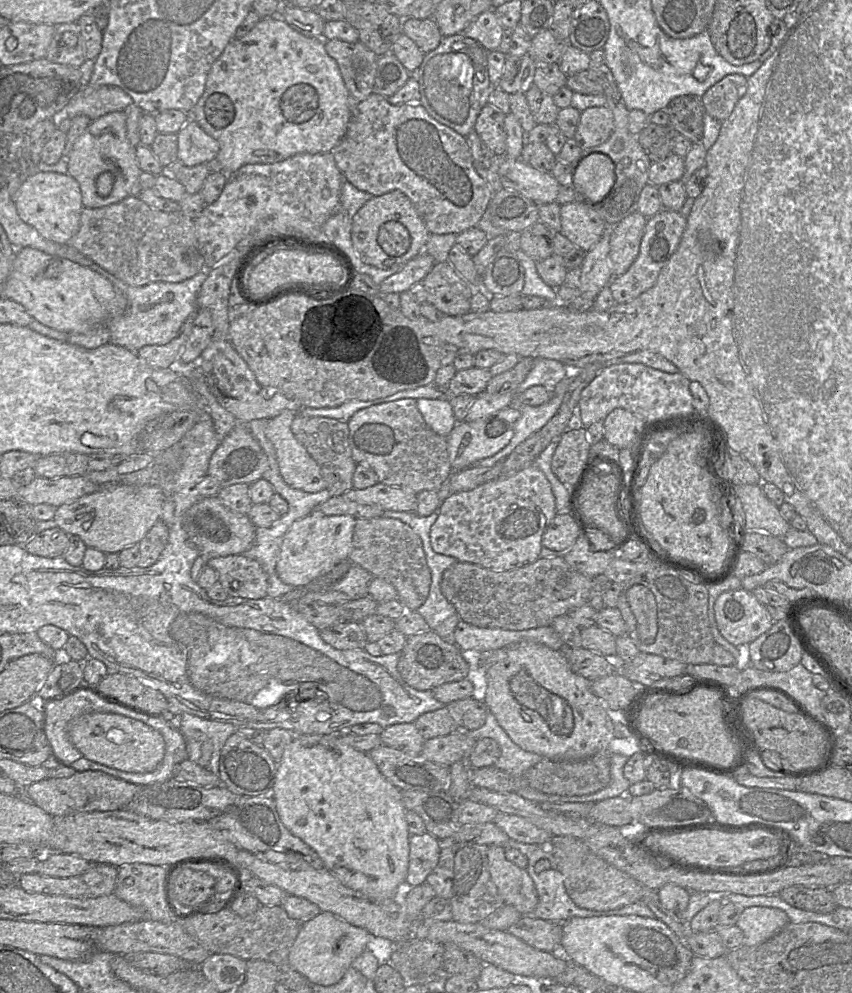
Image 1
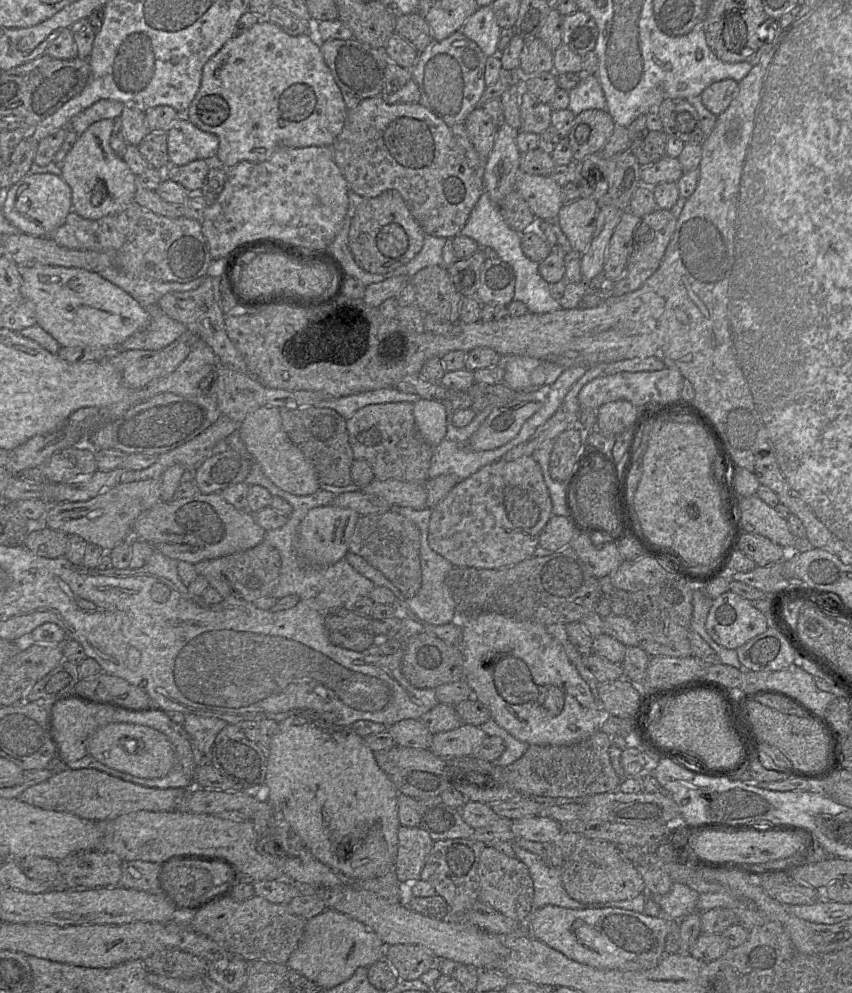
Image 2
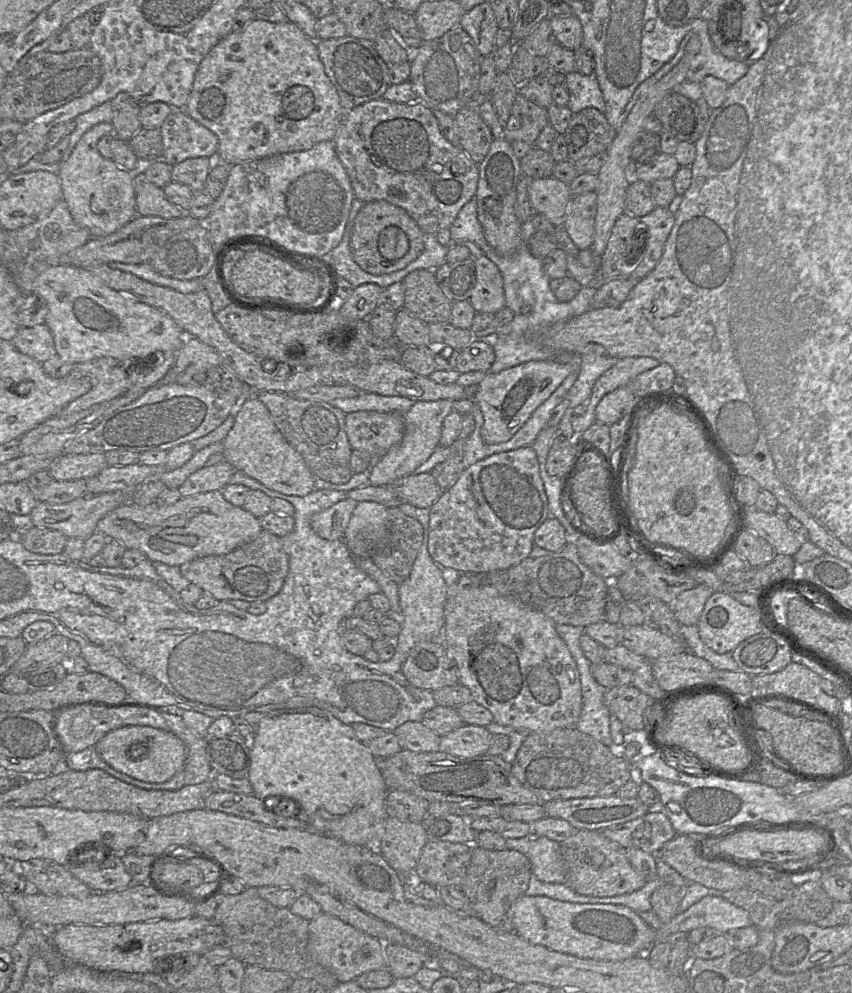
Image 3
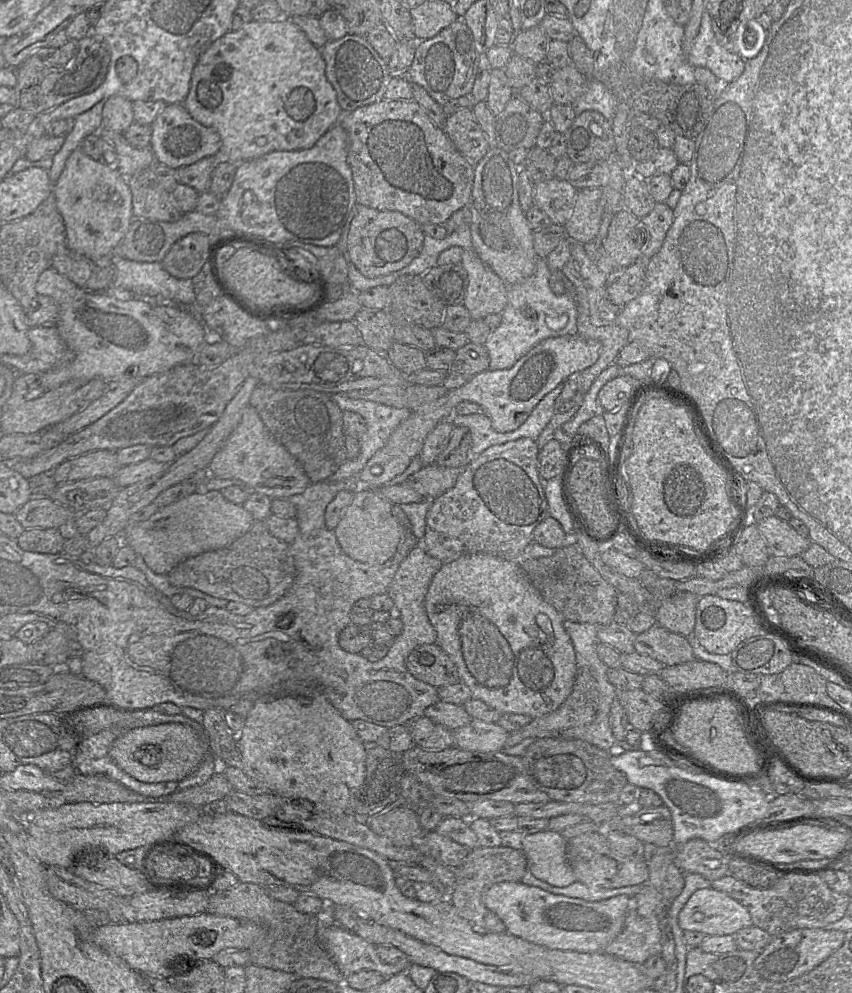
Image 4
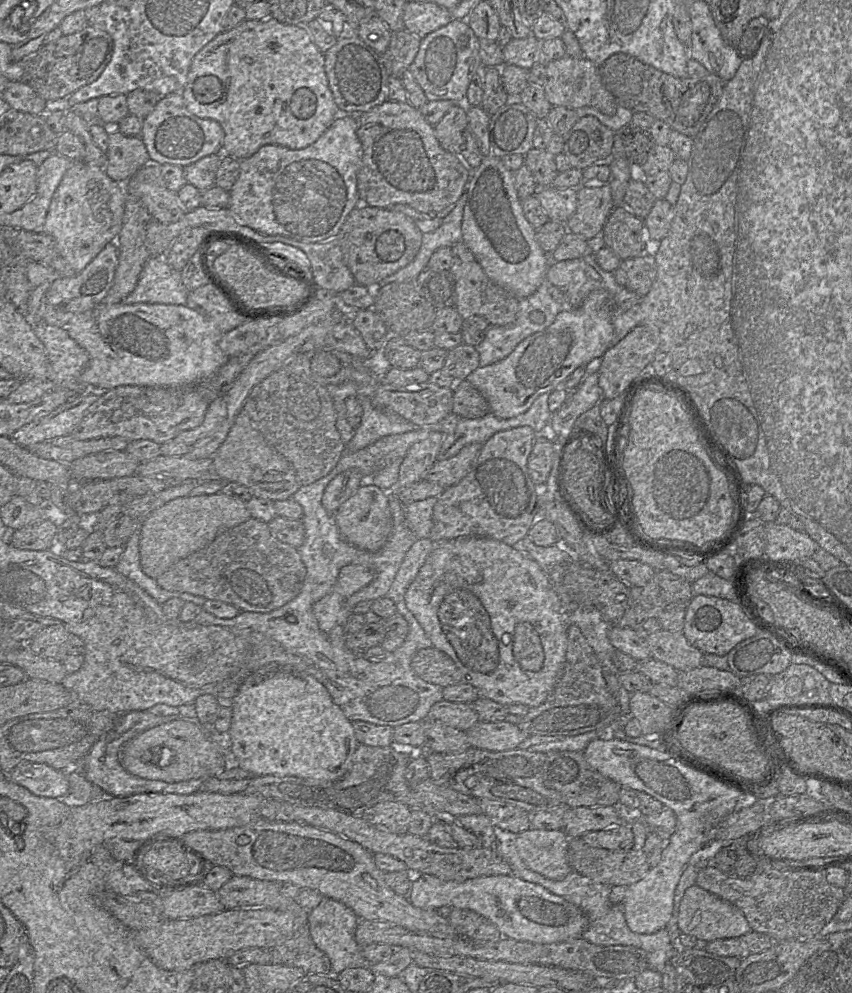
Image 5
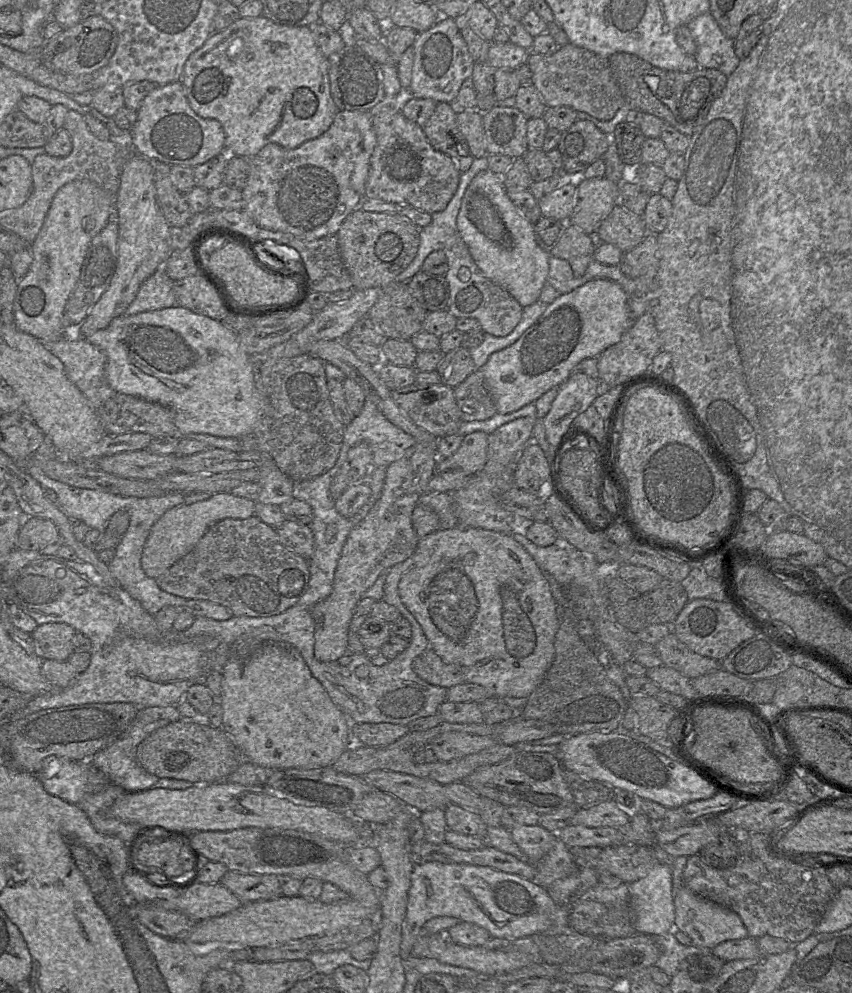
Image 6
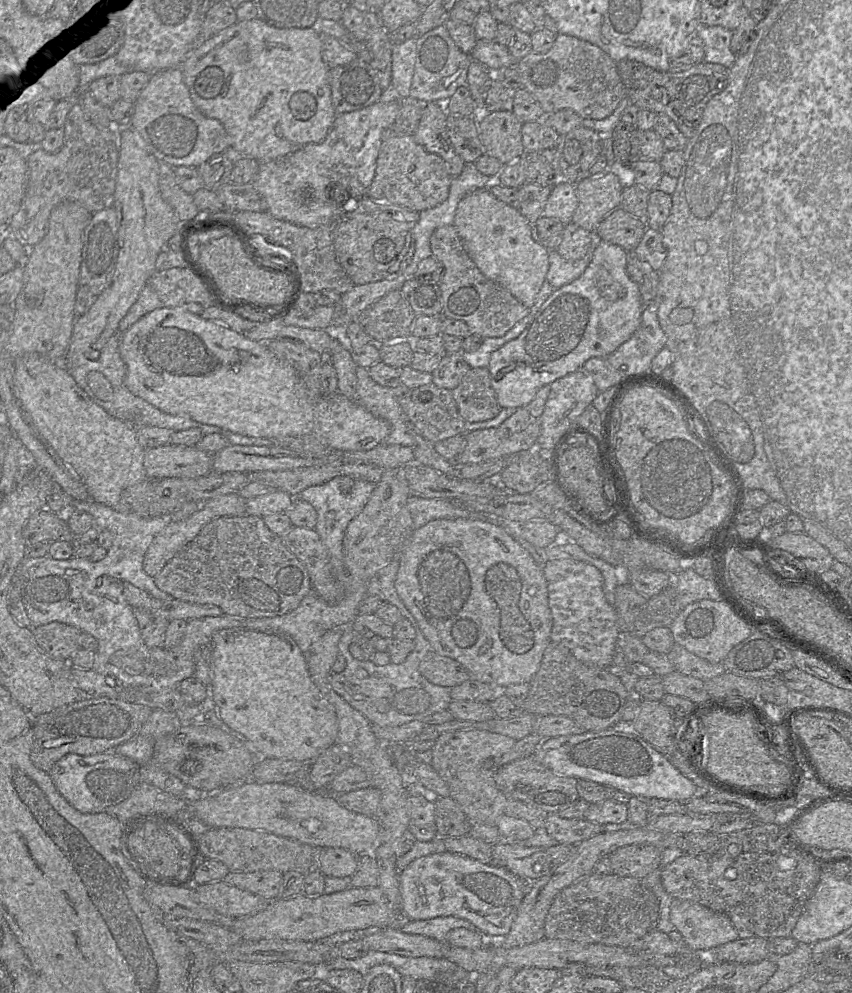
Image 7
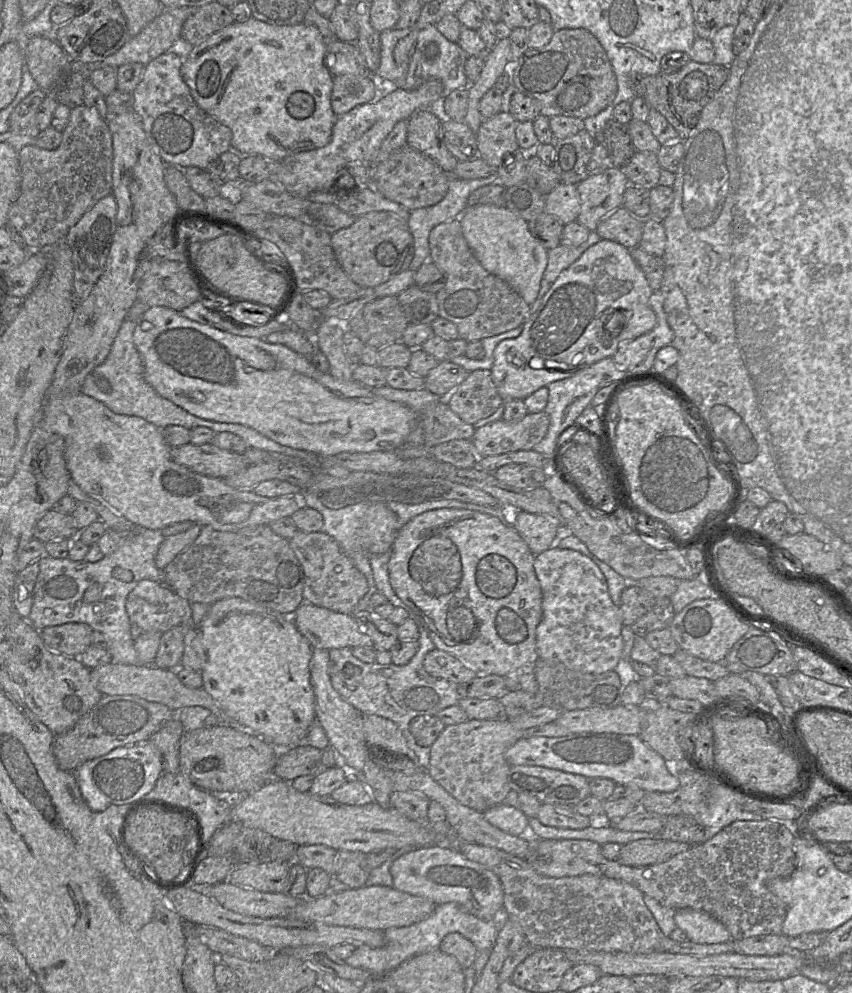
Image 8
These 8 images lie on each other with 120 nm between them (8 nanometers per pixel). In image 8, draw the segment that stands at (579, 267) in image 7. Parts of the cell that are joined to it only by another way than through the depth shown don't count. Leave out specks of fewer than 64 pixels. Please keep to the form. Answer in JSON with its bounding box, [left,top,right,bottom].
[543,231,601,283]

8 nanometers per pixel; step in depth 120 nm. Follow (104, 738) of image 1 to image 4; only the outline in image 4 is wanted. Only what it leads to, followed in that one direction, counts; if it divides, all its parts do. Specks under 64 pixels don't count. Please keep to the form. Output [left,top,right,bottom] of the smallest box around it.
[111,723,208,783]

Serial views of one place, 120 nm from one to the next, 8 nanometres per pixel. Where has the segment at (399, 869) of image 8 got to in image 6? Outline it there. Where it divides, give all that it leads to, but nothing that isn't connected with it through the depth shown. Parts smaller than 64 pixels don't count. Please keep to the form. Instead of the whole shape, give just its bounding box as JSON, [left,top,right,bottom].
[400,861,555,961]

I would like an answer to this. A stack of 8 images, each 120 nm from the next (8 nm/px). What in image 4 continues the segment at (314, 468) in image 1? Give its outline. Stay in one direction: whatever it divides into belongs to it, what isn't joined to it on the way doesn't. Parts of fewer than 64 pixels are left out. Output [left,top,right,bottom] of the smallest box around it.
[206,405,312,499]

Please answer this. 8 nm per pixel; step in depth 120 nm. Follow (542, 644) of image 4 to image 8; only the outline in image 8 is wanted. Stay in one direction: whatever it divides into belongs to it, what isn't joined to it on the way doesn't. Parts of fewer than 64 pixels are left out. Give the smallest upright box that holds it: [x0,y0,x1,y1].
[388,508,542,676]

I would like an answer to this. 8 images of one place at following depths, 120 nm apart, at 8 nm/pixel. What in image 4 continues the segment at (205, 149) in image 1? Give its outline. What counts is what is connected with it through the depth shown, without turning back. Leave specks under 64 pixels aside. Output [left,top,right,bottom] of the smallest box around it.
[150,103,222,169]

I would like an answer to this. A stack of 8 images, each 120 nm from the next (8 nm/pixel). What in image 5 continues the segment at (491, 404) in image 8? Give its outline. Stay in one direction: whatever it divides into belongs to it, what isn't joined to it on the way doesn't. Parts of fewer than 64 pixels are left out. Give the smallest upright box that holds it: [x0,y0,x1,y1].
[452,380,490,418]

